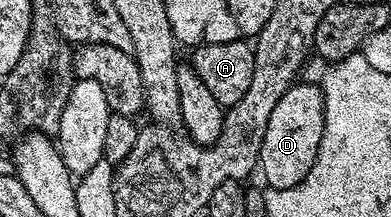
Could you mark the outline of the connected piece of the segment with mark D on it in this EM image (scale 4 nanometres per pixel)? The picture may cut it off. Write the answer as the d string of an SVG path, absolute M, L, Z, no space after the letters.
M296 83L281 95L273 115L269 115L269 127L265 127L265 139L261 143L259 169L266 184L273 189L288 189L299 185L313 167L317 151L321 147L321 135L325 131L325 103L323 90L318 84Z

